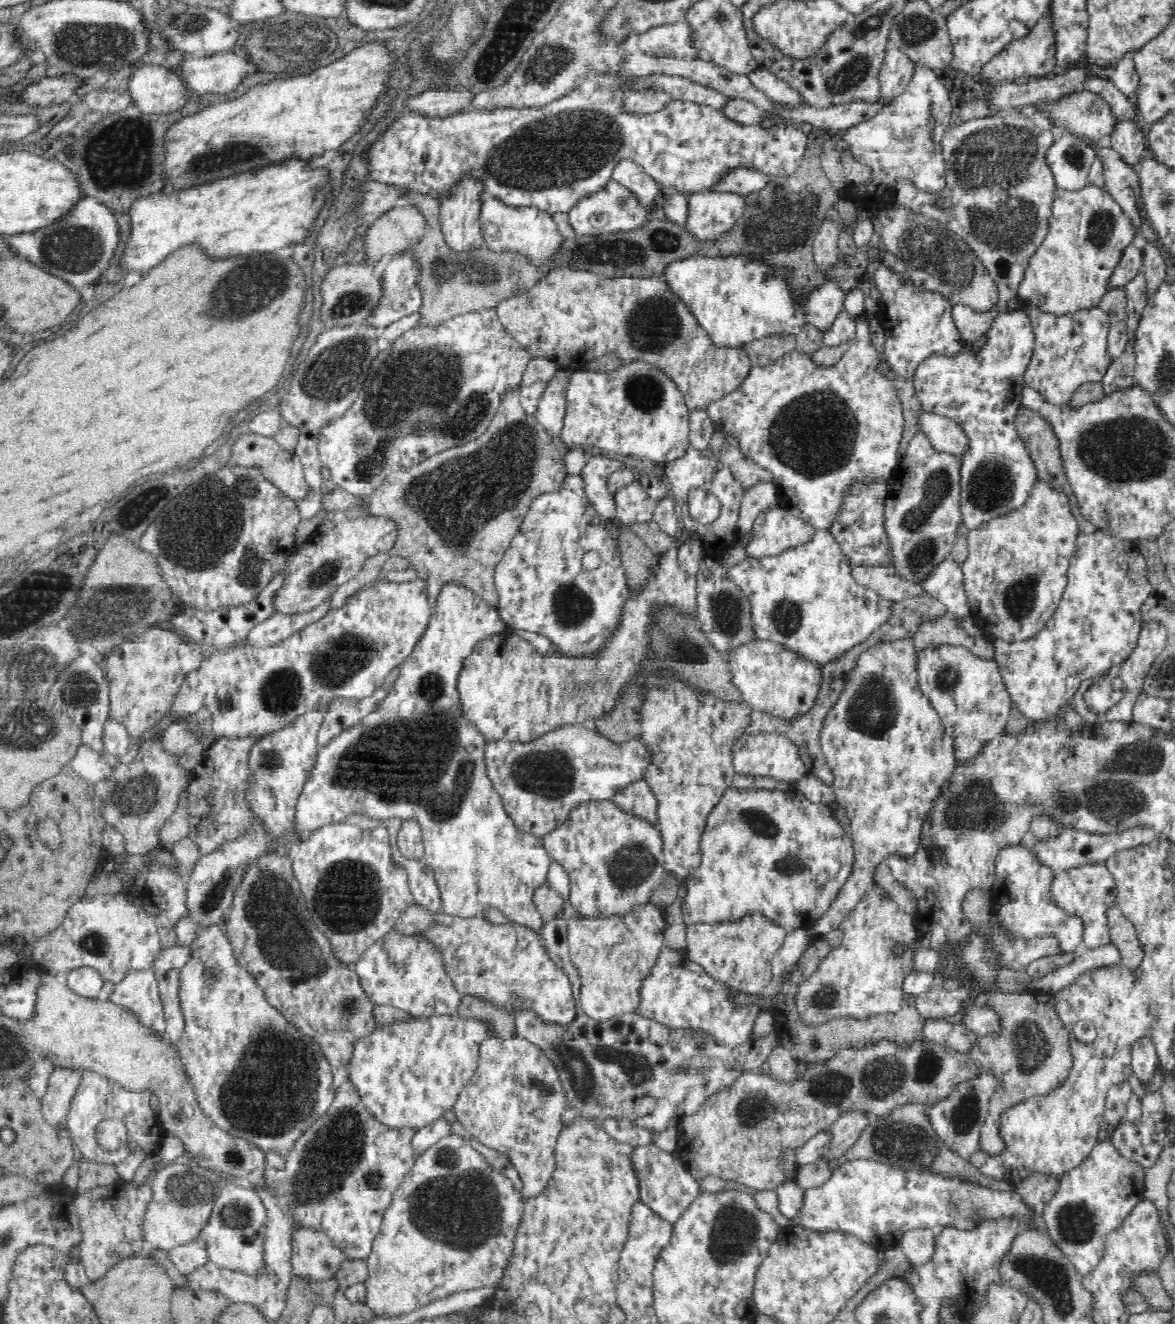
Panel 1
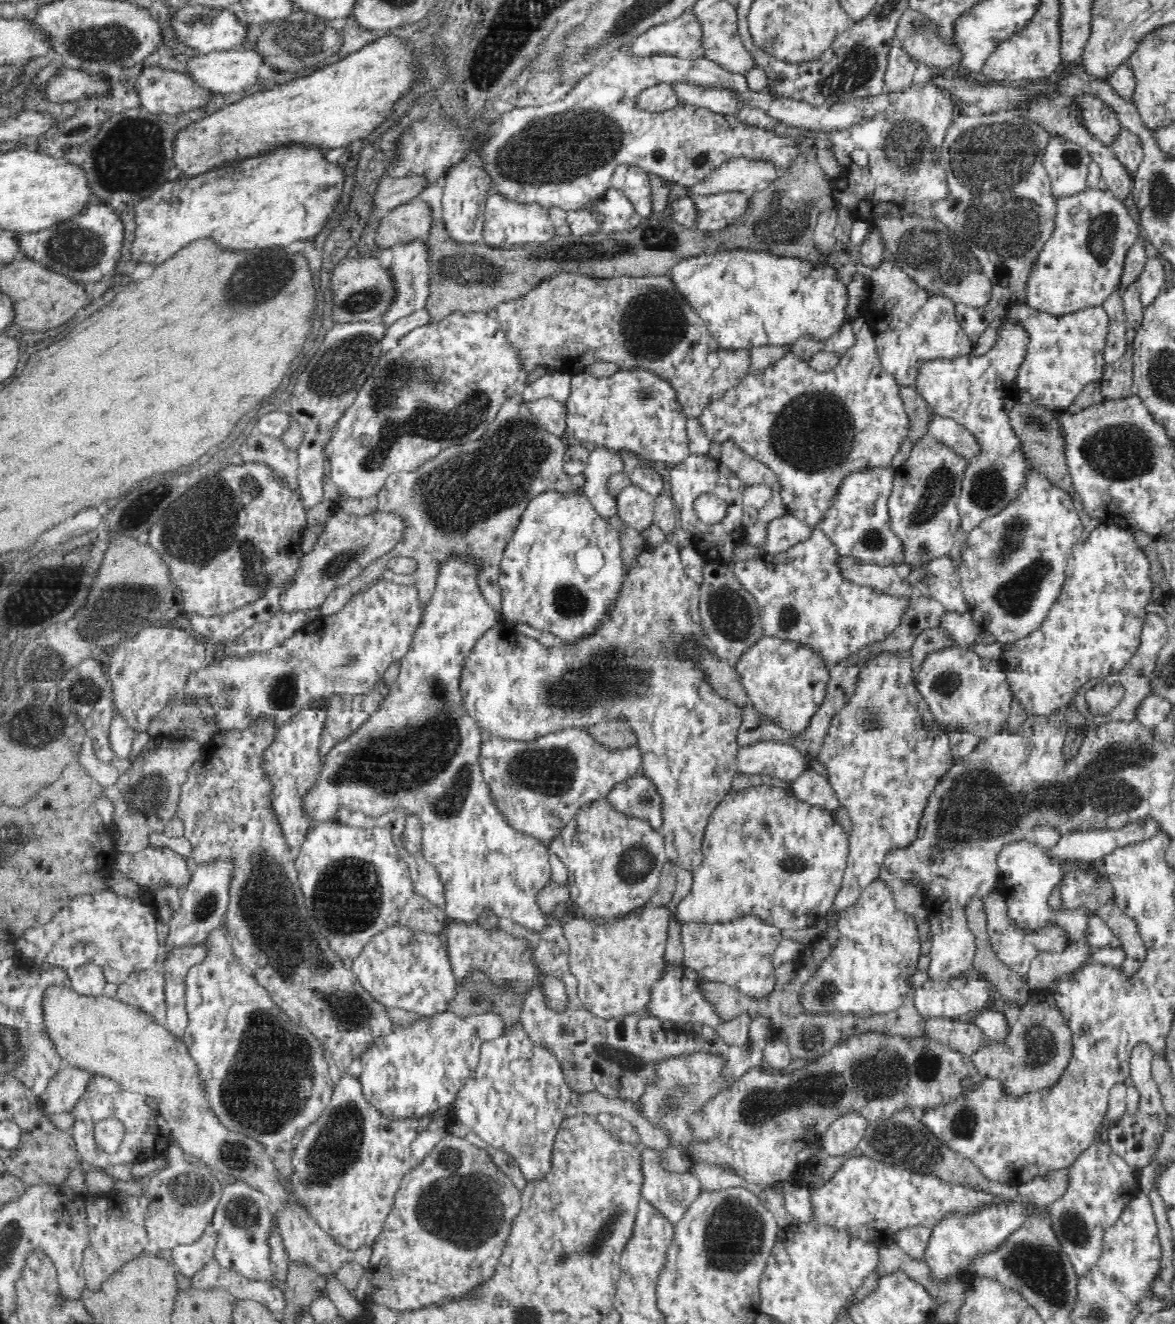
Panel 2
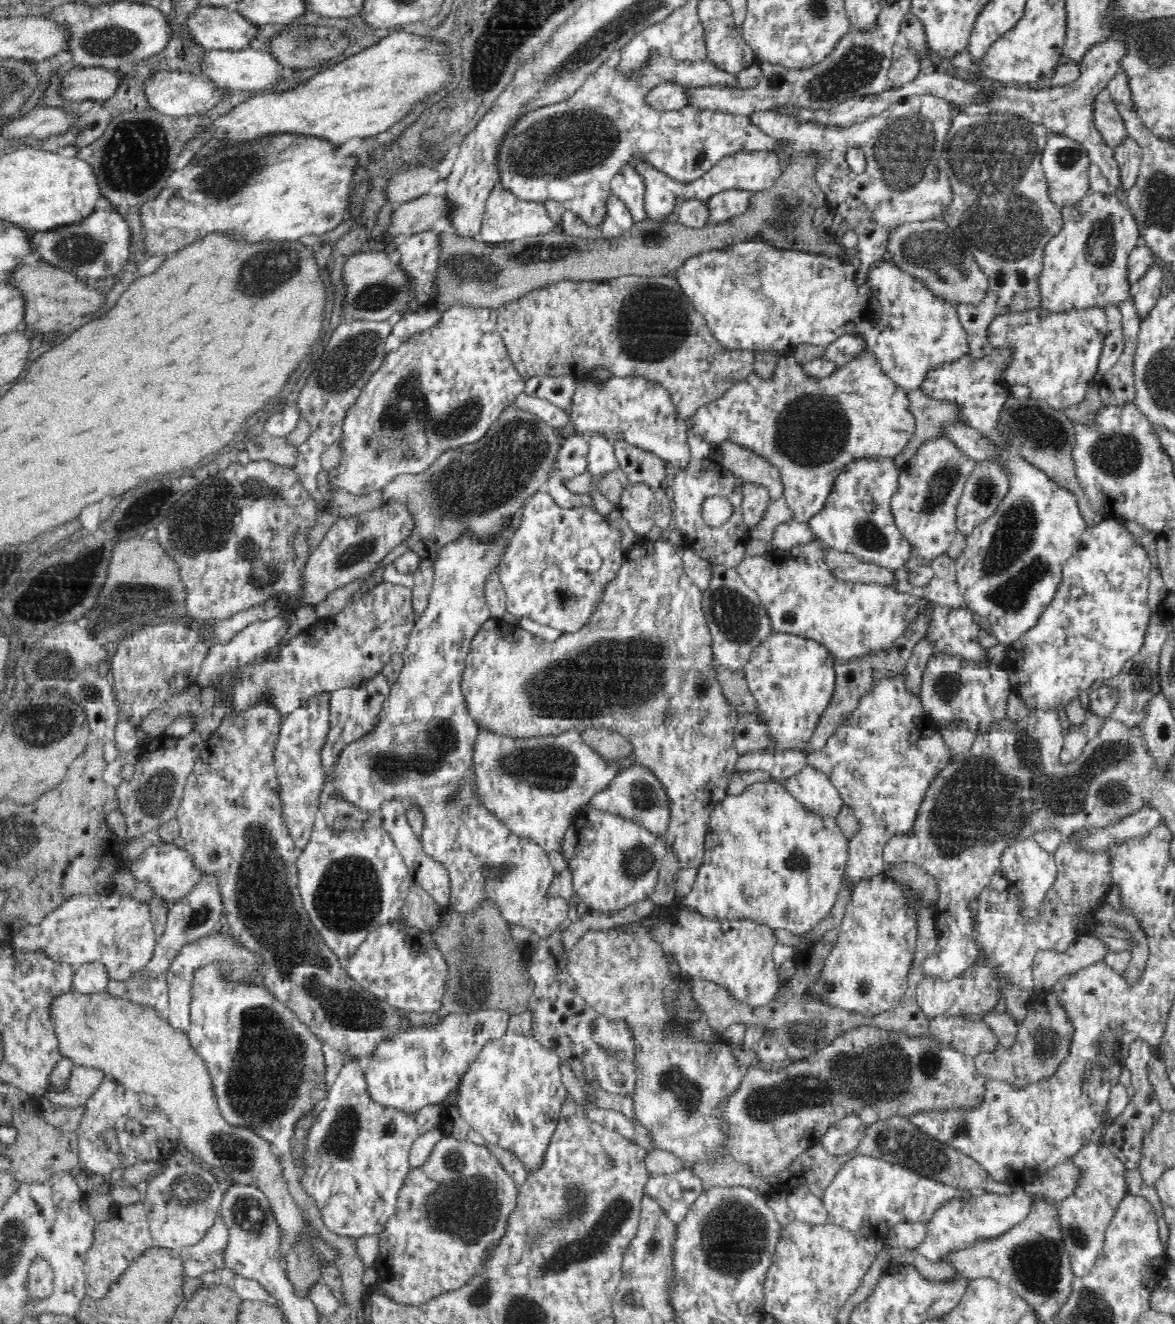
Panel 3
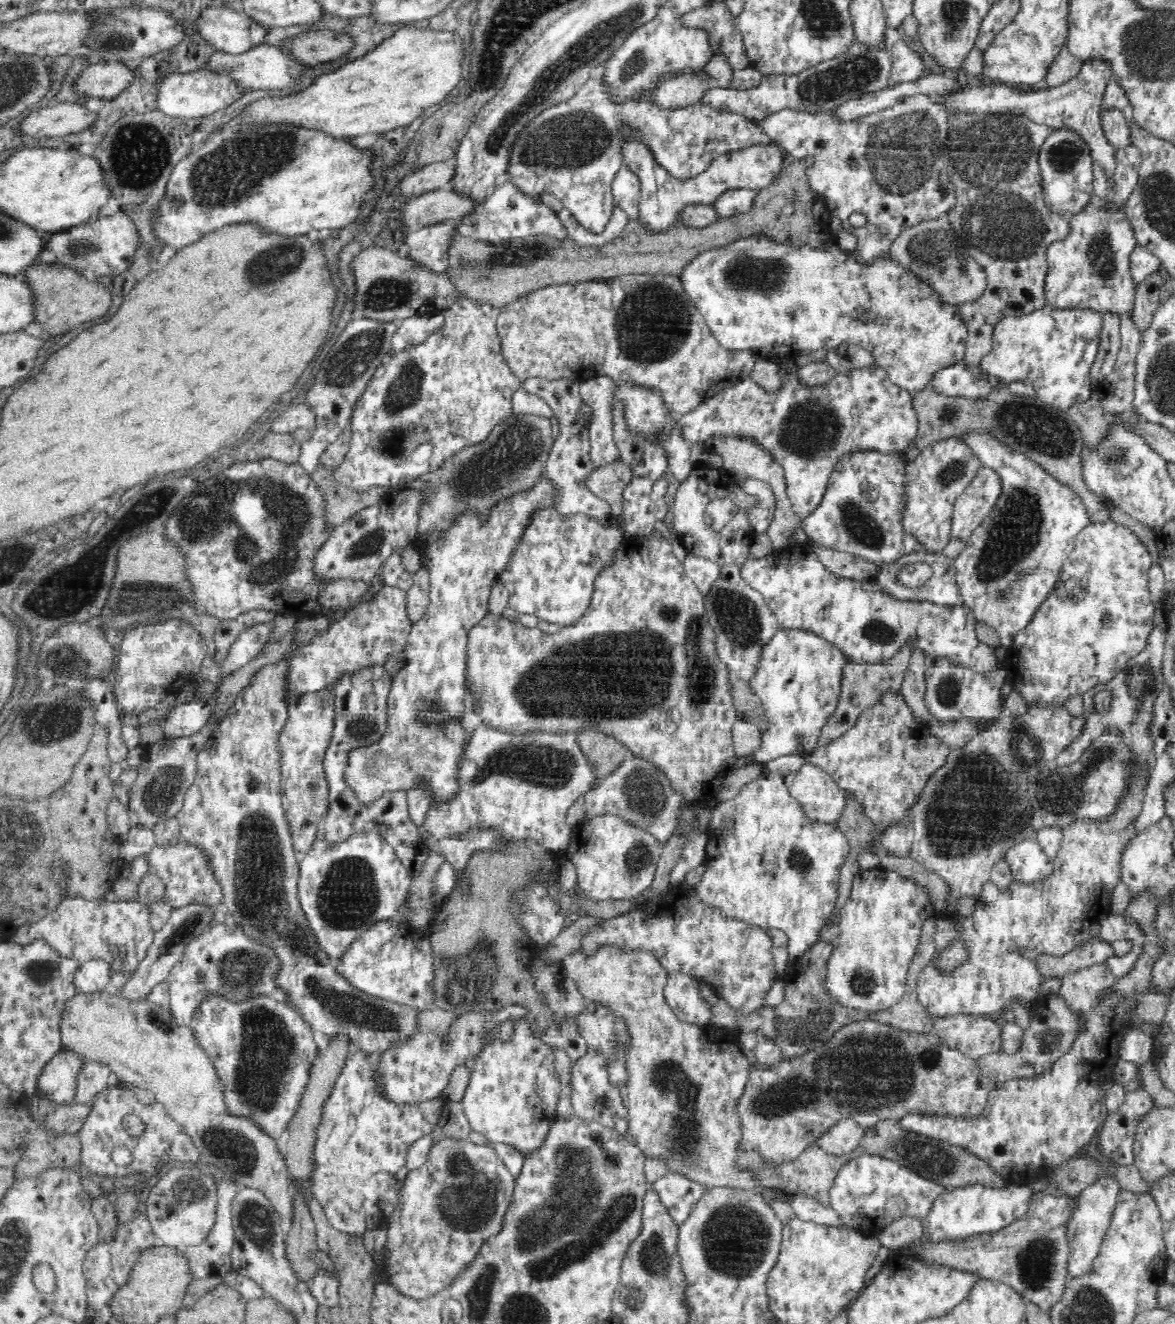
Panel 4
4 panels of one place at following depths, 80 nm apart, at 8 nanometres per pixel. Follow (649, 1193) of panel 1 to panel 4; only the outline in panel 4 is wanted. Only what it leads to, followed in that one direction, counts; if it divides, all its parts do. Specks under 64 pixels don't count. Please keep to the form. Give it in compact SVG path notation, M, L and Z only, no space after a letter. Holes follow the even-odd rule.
M679 1172L668 1173L648 1187L658 1195L660 1203L678 1225L686 1220L707 1189L702 1183Z

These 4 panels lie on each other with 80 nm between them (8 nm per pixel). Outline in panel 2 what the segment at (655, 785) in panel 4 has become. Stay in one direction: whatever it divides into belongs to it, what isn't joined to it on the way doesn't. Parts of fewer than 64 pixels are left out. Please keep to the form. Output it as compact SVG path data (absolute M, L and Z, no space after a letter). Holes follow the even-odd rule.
M642 772L632 776L626 783L617 785L617 788L606 797L614 809L631 817L645 820L658 828L661 824L661 798L656 793L652 781Z

